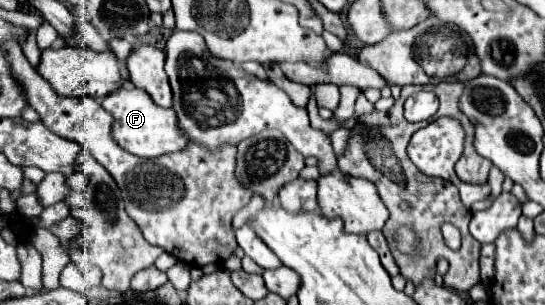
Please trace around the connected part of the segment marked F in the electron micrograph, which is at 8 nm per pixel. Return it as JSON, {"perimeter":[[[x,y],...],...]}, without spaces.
{"perimeter":[[[121,87],[117,93],[109,93],[109,97],[103,97],[101,101],[103,109],[109,111],[115,117],[113,123],[113,139],[129,153],[145,159],[161,157],[167,153],[177,153],[189,145],[185,137],[181,137],[181,129],[177,125],[177,115],[173,109],[163,109],[153,103],[149,95],[143,93],[143,89],[137,87]]]}

